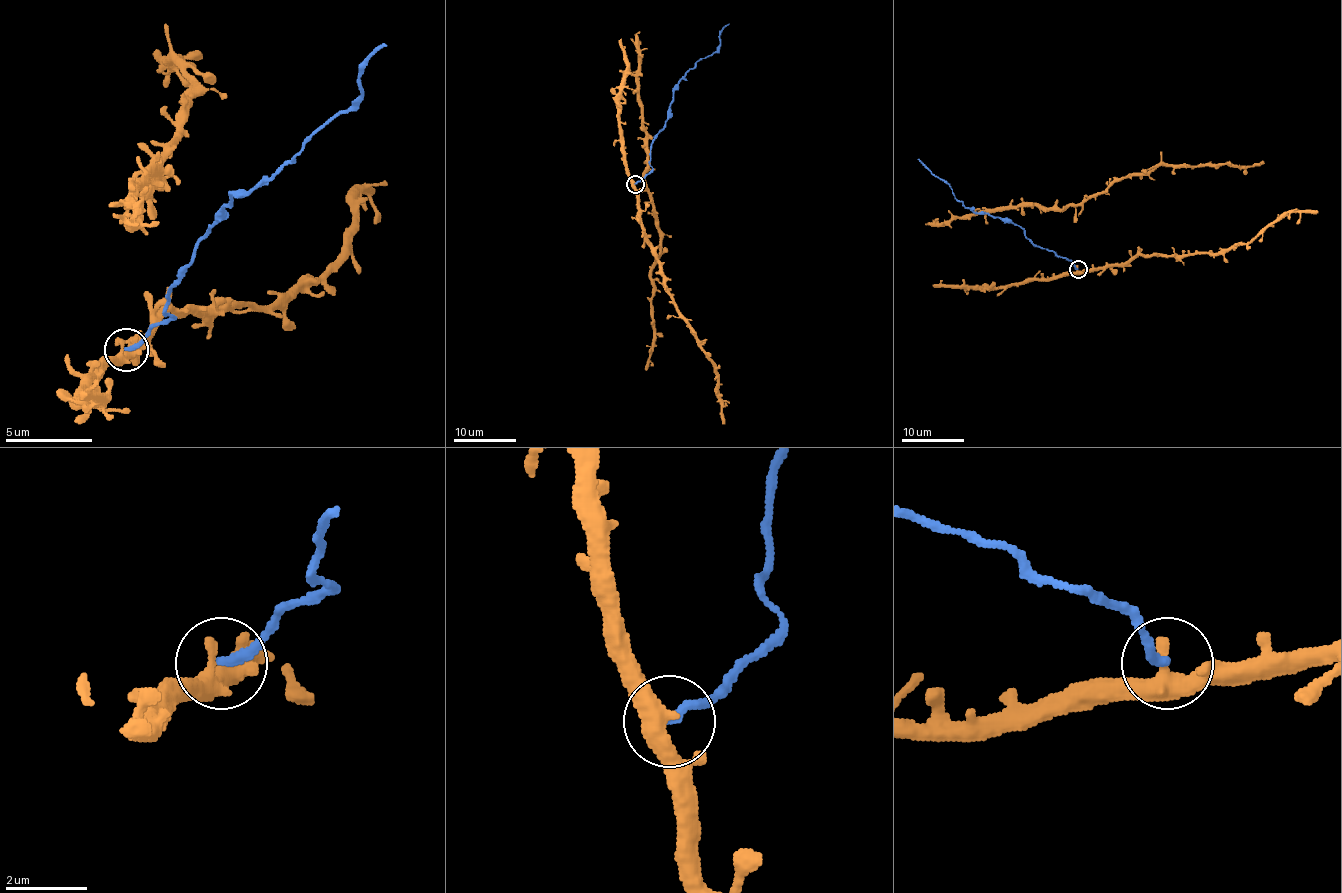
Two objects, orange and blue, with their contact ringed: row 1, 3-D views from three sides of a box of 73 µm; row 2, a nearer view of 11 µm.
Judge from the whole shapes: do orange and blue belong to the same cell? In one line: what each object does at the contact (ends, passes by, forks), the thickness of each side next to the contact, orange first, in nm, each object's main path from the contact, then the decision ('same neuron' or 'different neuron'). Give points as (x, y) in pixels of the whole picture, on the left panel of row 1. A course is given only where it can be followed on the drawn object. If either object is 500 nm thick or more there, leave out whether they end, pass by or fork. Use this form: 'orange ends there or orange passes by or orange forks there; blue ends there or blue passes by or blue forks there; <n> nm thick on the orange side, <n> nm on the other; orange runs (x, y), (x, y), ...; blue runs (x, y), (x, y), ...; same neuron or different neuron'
orange passes by; blue ends there; 440 nm thick on the orange side, 240 nm on the other; orange runs (125, 349), (168, 309), (212, 309), (281, 301), (320, 275), (347, 249), (351, 201), (373, 188); blue runs (125, 349), (173, 318), (164, 305), (173, 283), (229, 201), (247, 196), (355, 101), (360, 66), (386, 44); different neuron

